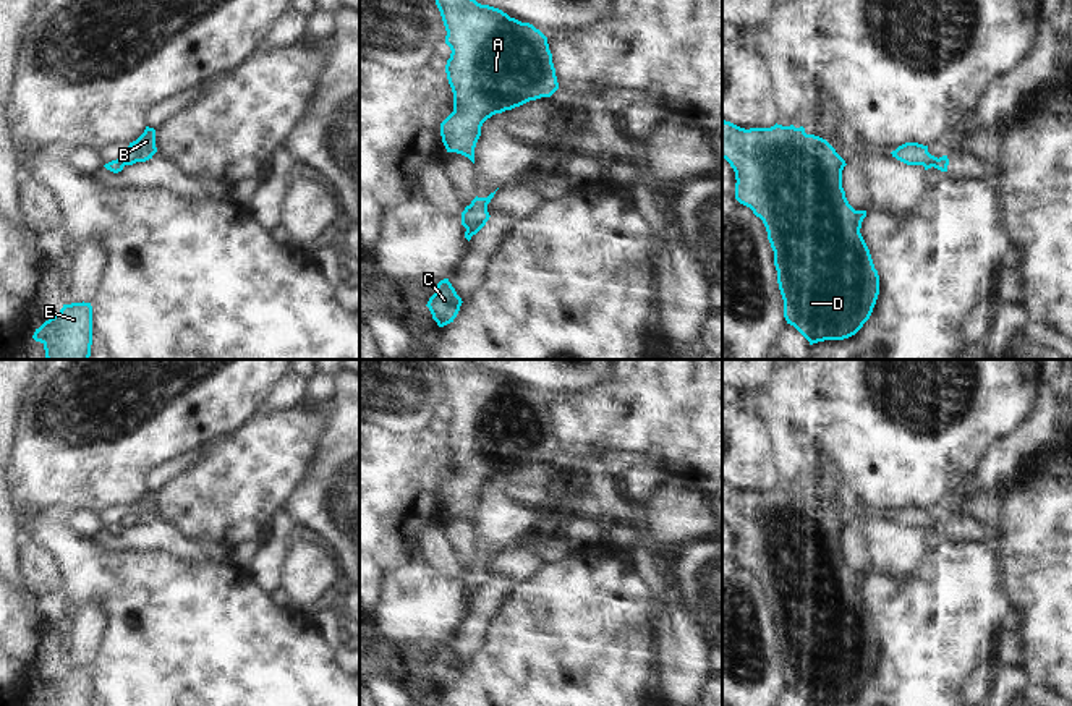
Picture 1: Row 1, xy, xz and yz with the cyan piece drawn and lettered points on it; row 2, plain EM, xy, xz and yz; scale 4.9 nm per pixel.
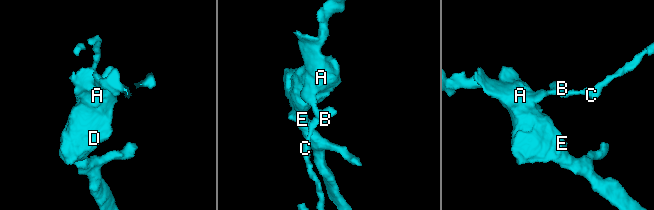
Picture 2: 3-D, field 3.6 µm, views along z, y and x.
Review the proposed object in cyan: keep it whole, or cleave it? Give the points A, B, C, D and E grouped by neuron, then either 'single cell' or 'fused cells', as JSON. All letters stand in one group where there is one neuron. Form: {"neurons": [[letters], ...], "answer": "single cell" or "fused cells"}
{"neurons": [["A", "B", "D", "E"], ["C"]], "answer": "fused cells"}

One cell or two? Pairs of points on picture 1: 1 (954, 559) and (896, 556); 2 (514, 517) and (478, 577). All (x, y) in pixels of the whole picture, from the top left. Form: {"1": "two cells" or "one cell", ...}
{"1": "two cells", "2": "one cell"}

